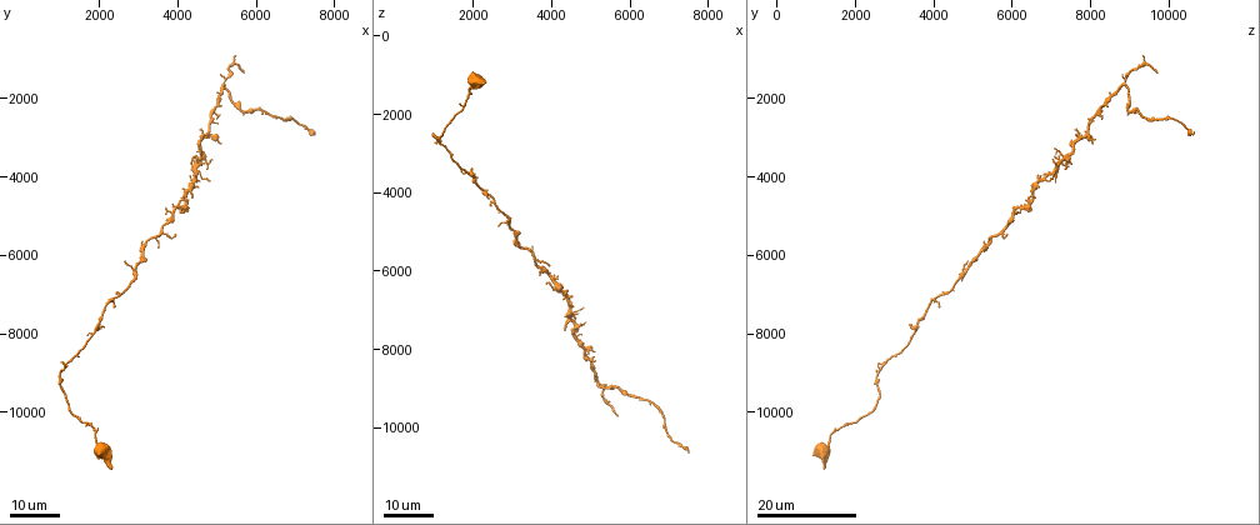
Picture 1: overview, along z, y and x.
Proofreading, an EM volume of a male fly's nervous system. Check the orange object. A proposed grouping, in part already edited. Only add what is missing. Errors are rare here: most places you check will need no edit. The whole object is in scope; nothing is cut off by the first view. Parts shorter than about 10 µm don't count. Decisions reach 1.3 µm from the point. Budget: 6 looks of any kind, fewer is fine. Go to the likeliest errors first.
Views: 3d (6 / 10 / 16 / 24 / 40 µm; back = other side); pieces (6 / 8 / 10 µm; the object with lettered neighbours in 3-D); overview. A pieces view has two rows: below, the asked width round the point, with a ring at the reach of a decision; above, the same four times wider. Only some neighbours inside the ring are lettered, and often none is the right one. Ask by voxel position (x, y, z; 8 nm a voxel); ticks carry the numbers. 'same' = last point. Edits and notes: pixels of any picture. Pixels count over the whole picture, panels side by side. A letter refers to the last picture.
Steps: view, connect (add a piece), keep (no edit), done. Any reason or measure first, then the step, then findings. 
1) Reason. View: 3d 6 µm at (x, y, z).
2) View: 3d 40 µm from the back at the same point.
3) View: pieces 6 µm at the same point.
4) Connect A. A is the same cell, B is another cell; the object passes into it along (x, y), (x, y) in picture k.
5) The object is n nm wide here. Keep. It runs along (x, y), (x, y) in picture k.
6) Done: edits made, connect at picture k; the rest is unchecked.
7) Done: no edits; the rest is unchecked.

An open end. View: 3d 24 µm at (5700, 1250, 9700).

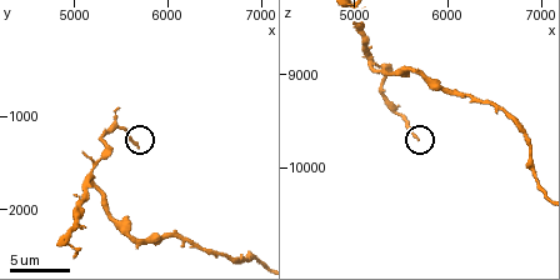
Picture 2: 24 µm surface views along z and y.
See the neighbours. View: pieces 8 µm at (5650, 1300, 9700).

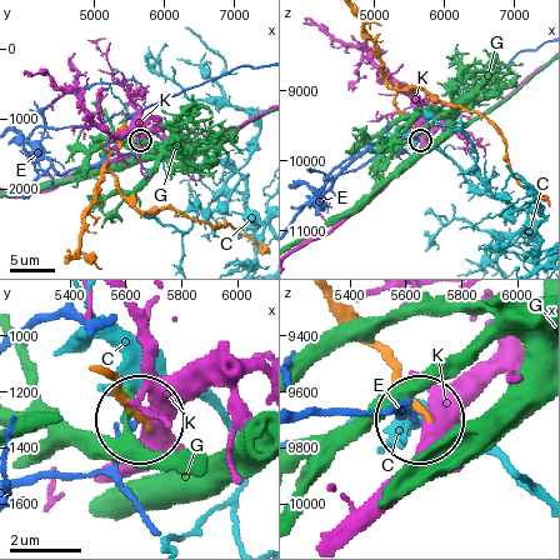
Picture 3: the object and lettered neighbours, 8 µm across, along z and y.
Keep. C, E, G and K are other cells; it runs along (336, 308), (418, 413) in picture 3; none of them fits.

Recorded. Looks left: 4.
Thin end. View: 3d 16 µm at (7500, 2850, 10650).

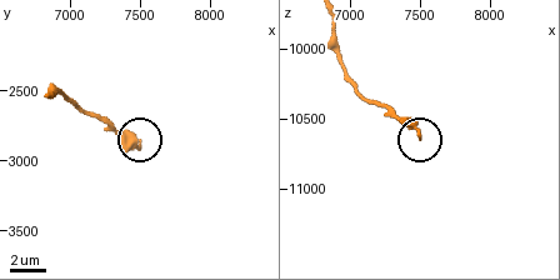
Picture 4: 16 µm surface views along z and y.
View: 3d 10 µm at (7500, 2860, 10640).

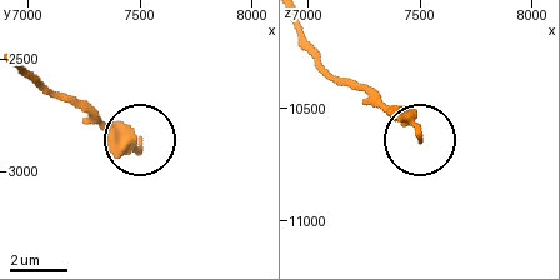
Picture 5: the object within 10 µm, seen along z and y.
View: pieces 10 µm at (7520, 2880, 10640).

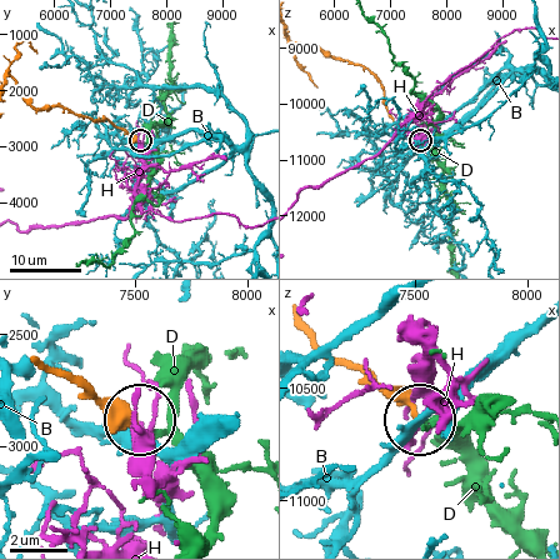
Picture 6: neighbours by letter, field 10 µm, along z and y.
The object is 170 nm wide here. Keep. B, D and H are other cells; none of them fits.

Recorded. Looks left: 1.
Done: no edits; the rest is unchecked.

